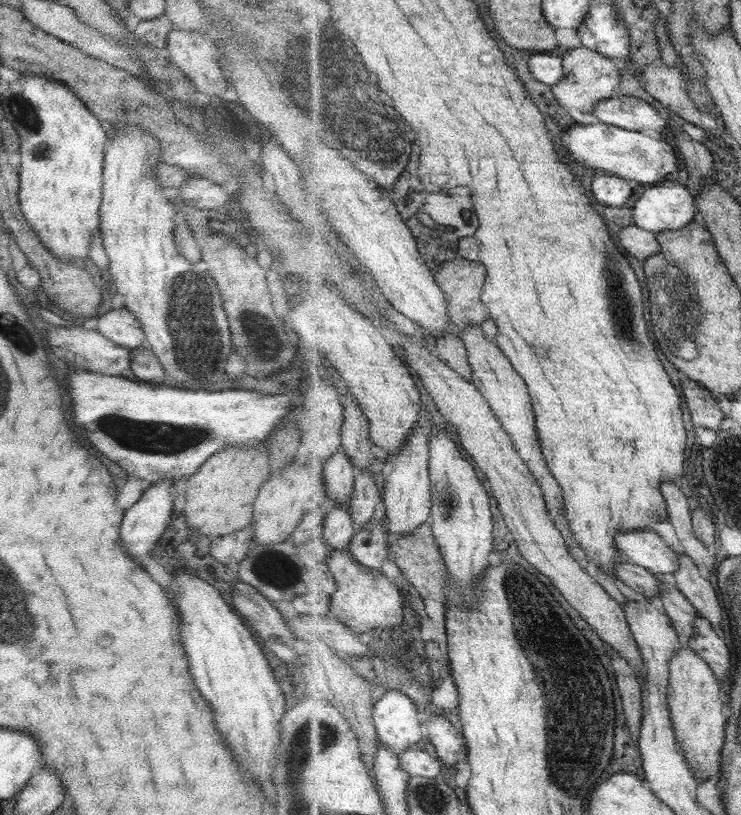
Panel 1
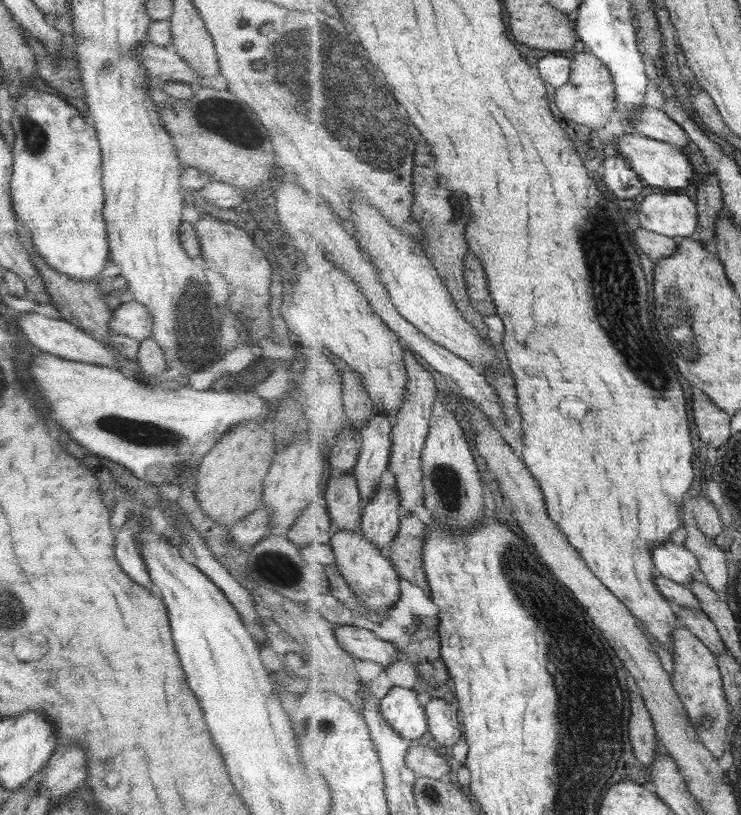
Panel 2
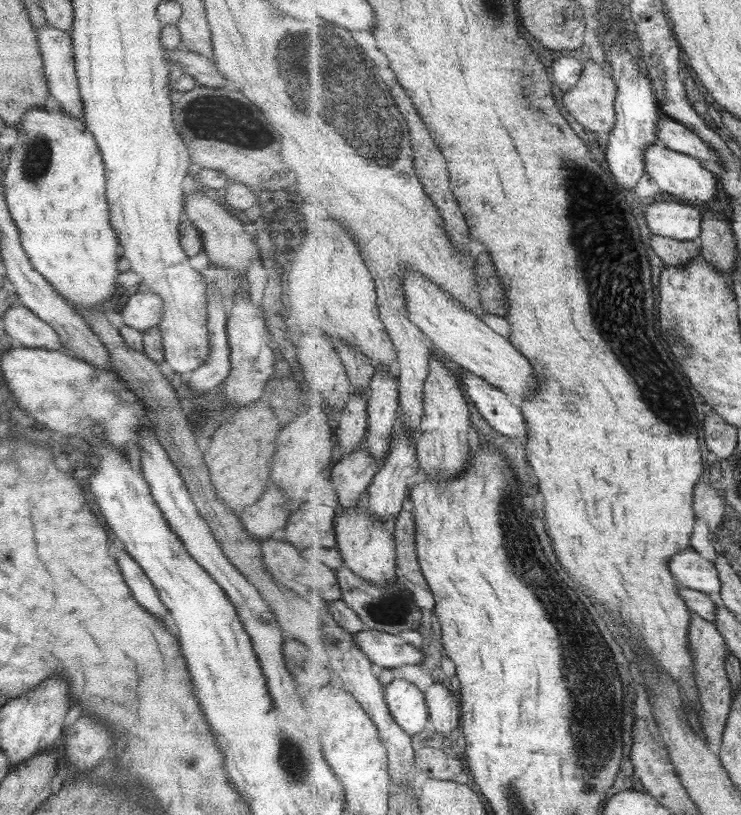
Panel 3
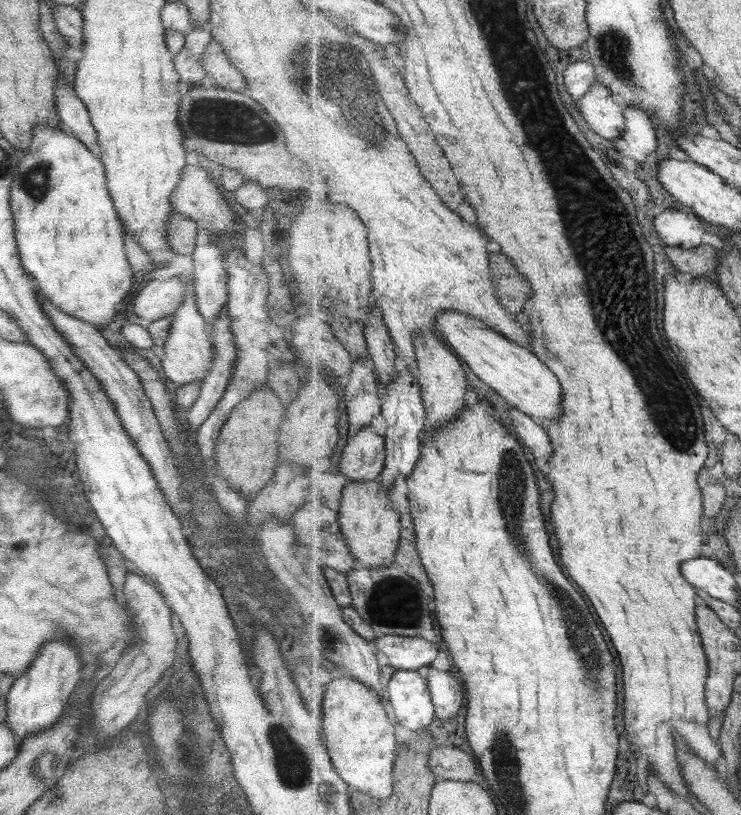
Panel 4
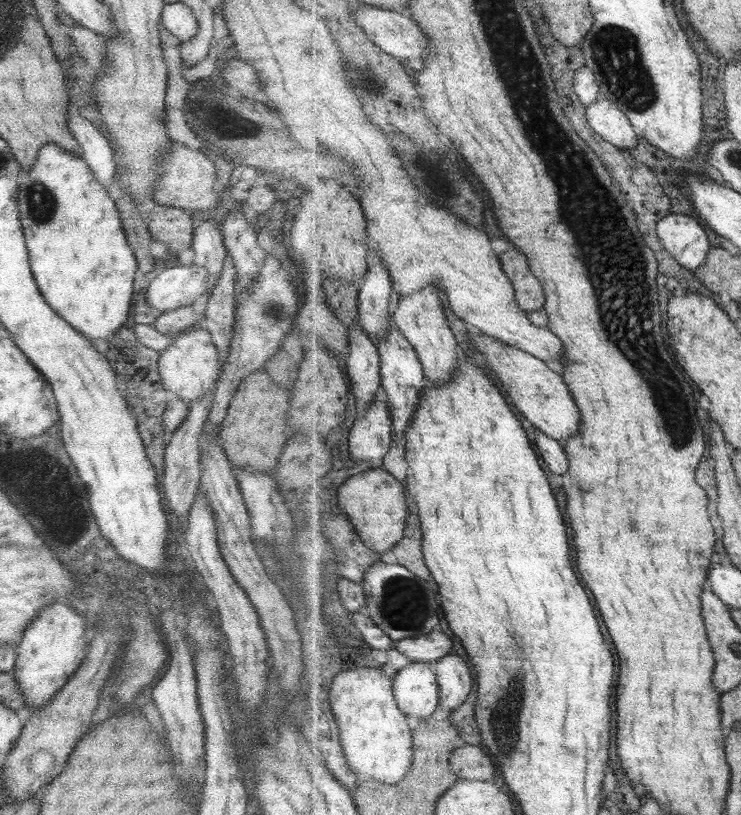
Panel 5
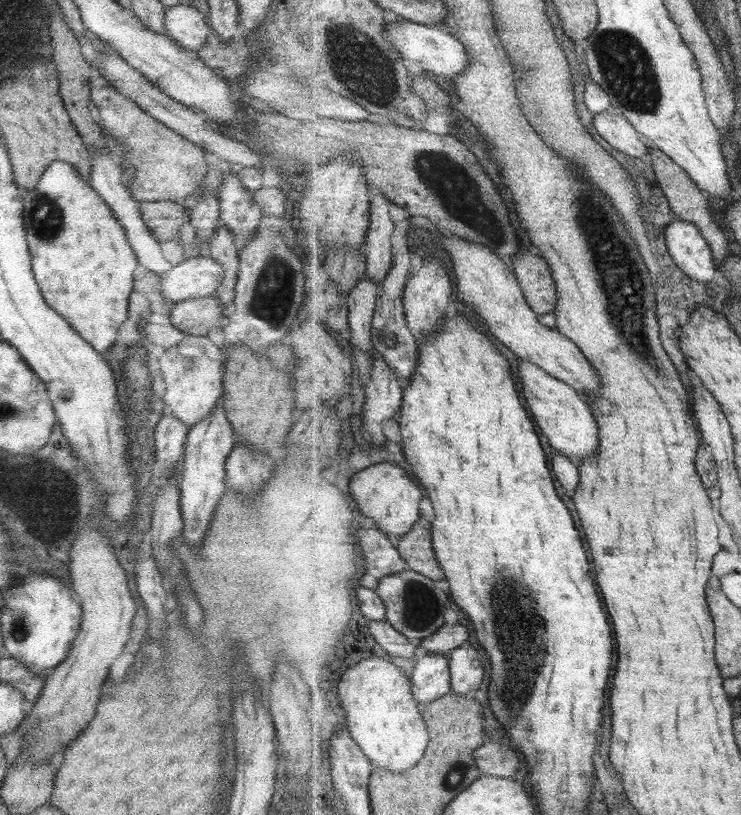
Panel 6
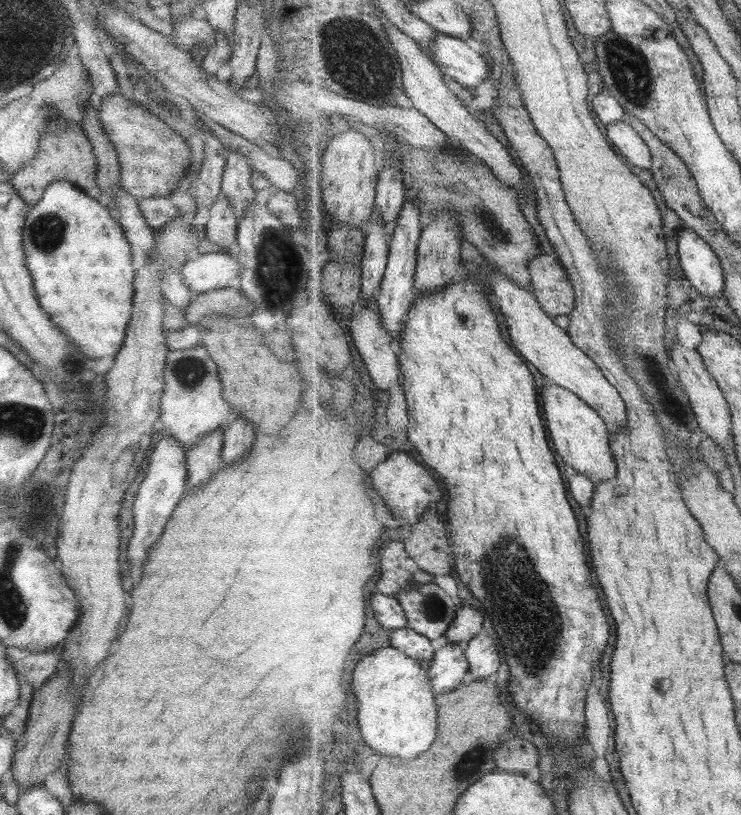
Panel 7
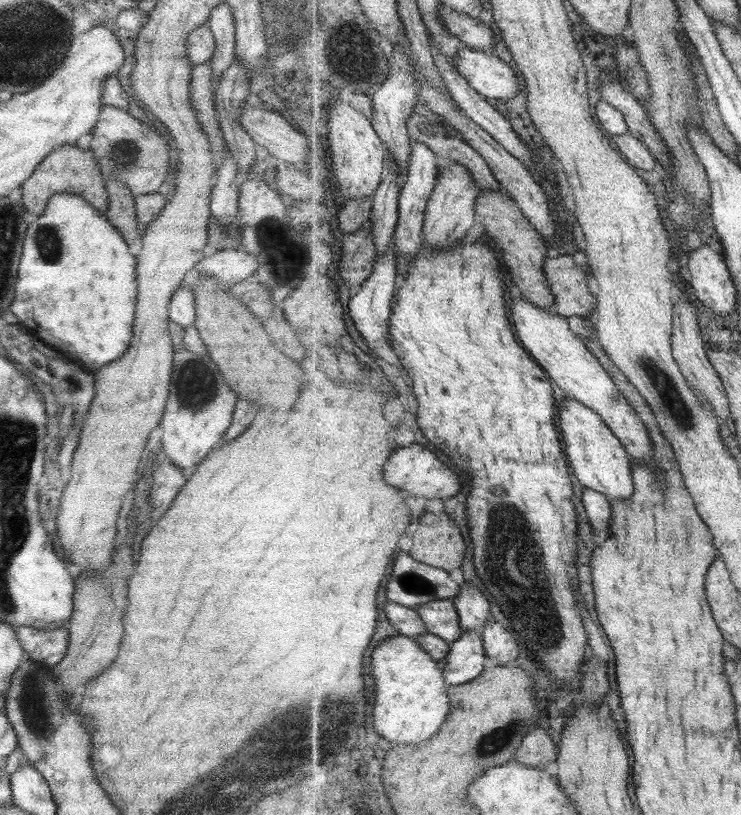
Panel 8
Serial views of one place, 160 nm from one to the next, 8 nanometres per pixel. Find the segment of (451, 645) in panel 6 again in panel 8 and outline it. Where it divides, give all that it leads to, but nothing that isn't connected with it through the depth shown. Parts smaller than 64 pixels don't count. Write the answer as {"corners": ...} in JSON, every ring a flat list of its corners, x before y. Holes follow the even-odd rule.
{"corners":[[463,584,460,593,454,599,455,607,461,617,461,629,471,631,483,629,491,619,491,604,489,598,479,592,475,585]]}

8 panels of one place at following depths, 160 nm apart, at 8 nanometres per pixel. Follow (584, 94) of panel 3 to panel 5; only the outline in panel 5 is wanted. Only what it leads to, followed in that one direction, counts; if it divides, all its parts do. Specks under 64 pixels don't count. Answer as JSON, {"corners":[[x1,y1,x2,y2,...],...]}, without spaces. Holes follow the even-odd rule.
{"corners":[[605,97,586,108,584,119,597,135,625,153,639,144,635,126,617,104]]}

